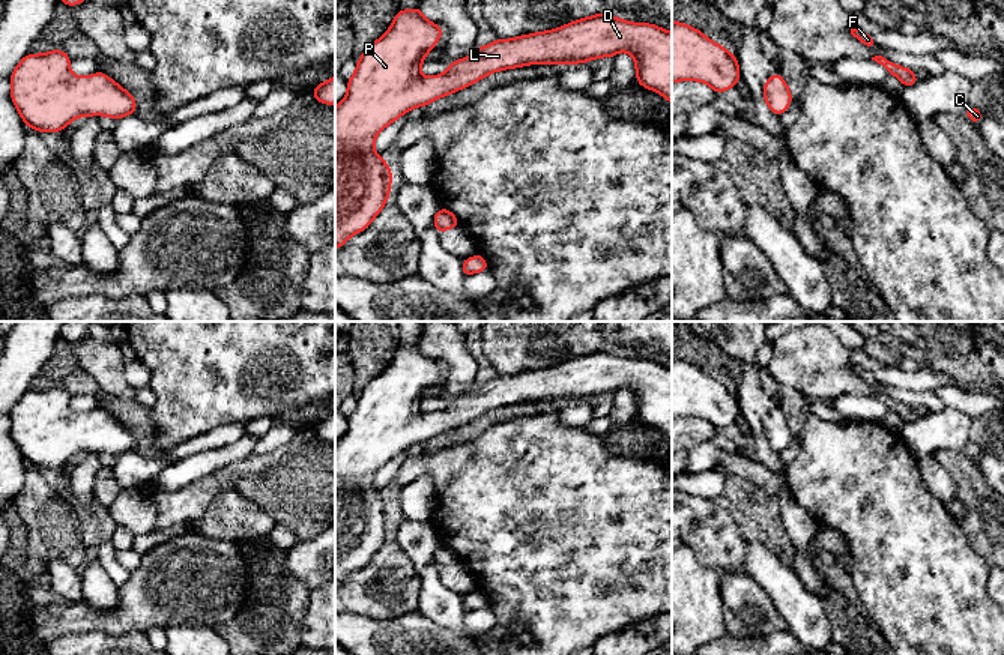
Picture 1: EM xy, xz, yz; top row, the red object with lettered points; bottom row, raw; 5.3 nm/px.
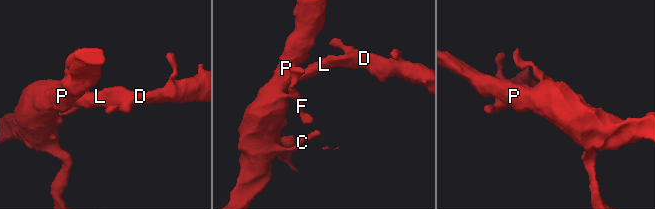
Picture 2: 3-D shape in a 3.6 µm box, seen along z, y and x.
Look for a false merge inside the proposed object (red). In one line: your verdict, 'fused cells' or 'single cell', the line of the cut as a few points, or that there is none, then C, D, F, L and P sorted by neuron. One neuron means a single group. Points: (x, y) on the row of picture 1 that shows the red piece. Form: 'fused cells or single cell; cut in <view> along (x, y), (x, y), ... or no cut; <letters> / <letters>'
single cell; no cut; C D F L P

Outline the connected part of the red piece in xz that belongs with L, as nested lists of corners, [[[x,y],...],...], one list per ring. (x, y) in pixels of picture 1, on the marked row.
[[[418,5],[410,11],[398,9],[388,32],[374,41],[356,62],[356,72],[347,80],[346,98],[335,107],[335,249],[343,246],[355,233],[368,228],[389,198],[392,170],[388,167],[385,158],[374,152],[377,134],[409,110],[416,107],[424,108],[442,96],[448,96],[482,80],[488,74],[537,63],[549,63],[552,66],[588,63],[594,59],[615,57],[618,53],[627,51],[634,57],[636,83],[660,93],[672,104],[672,33],[655,24],[630,23],[618,17],[595,14],[559,29],[522,35],[513,39],[496,39],[491,44],[476,48],[470,56],[451,62],[442,75],[425,78],[419,72],[424,57],[436,47],[443,35],[443,30],[437,24],[428,21],[421,14]]]

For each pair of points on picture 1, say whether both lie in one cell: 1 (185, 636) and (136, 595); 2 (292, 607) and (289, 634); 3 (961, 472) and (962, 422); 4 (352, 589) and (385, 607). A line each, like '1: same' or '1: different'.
1: different
2: same
3: different
4: same

